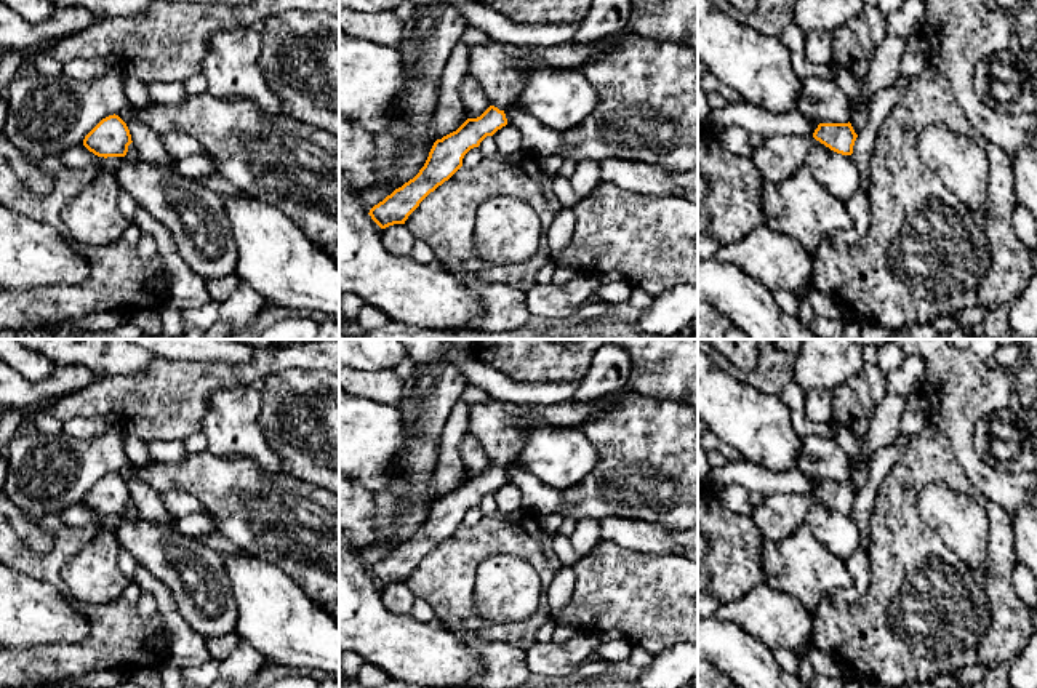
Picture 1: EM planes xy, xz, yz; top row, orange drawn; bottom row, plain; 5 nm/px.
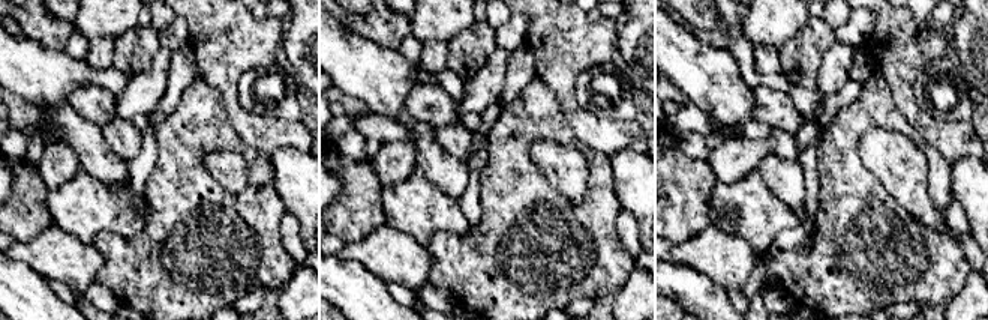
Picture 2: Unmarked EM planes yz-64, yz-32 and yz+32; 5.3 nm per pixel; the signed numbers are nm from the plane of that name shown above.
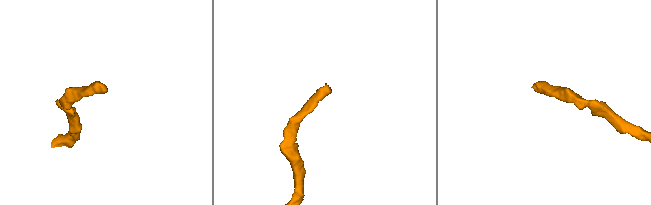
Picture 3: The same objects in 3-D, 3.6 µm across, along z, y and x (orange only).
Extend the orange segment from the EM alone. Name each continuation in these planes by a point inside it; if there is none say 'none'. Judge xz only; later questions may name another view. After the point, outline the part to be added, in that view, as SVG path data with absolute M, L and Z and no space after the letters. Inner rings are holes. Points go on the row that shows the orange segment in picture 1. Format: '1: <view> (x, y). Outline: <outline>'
1: xz (500, 68). Outline: M615 35L586 45L520 46L491 40L469 48L466 74L483 86L490 104L504 110L522 91L527 69L543 62L552 69L578 70L599 51L611 45Z

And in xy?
none

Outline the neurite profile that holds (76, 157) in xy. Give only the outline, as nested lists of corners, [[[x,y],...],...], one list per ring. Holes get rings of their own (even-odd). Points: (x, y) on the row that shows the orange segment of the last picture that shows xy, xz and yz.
[[[83,144],[64,150],[59,157],[70,170],[101,166],[106,160],[90,152]]]

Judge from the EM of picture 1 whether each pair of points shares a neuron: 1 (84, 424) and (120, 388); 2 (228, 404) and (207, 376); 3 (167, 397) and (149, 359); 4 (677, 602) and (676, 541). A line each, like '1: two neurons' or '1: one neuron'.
1: two neurons
2: two neurons
3: two neurons
4: two neurons

